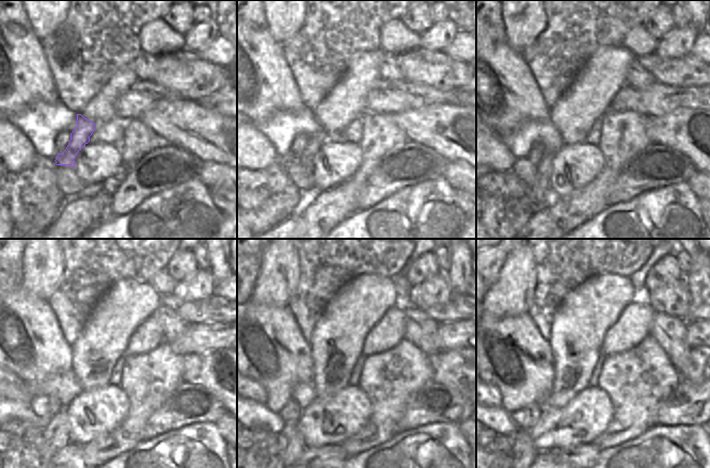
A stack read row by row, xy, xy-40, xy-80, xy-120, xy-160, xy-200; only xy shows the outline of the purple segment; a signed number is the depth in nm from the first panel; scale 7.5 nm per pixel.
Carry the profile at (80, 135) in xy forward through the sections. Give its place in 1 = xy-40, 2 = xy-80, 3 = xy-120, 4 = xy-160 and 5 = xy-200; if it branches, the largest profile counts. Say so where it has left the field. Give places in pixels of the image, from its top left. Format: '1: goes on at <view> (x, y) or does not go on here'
1: goes on at xy-40 (315, 142)
2: goes on at xy-80 (540, 189)
3: goes on at xy-120 (56, 433)
4: goes on at xy-160 (290, 441)
5: goes on at xy-200 (523, 453)

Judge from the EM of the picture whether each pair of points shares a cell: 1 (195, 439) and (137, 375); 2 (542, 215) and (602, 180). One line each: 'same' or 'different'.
1: different
2: different

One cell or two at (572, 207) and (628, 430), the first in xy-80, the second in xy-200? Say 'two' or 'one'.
one

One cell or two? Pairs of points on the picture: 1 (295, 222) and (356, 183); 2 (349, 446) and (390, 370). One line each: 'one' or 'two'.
1: two
2: one

